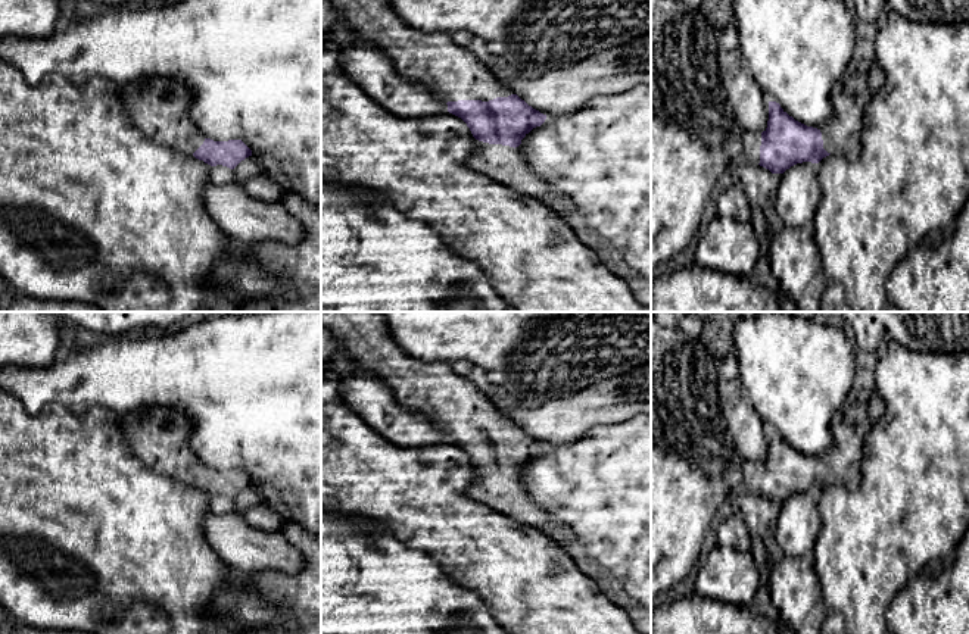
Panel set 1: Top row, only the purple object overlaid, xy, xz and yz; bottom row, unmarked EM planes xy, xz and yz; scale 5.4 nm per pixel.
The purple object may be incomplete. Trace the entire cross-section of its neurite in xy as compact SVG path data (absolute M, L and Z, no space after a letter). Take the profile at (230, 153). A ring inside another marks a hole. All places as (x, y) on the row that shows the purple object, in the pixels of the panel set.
M152 78L119 88L119 94L133 122L161 146L230 169L252 156L242 140L214 141L203 137L188 113L191 90L180 78Z

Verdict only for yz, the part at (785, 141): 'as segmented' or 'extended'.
extended

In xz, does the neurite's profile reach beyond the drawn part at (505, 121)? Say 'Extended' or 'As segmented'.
Extended

